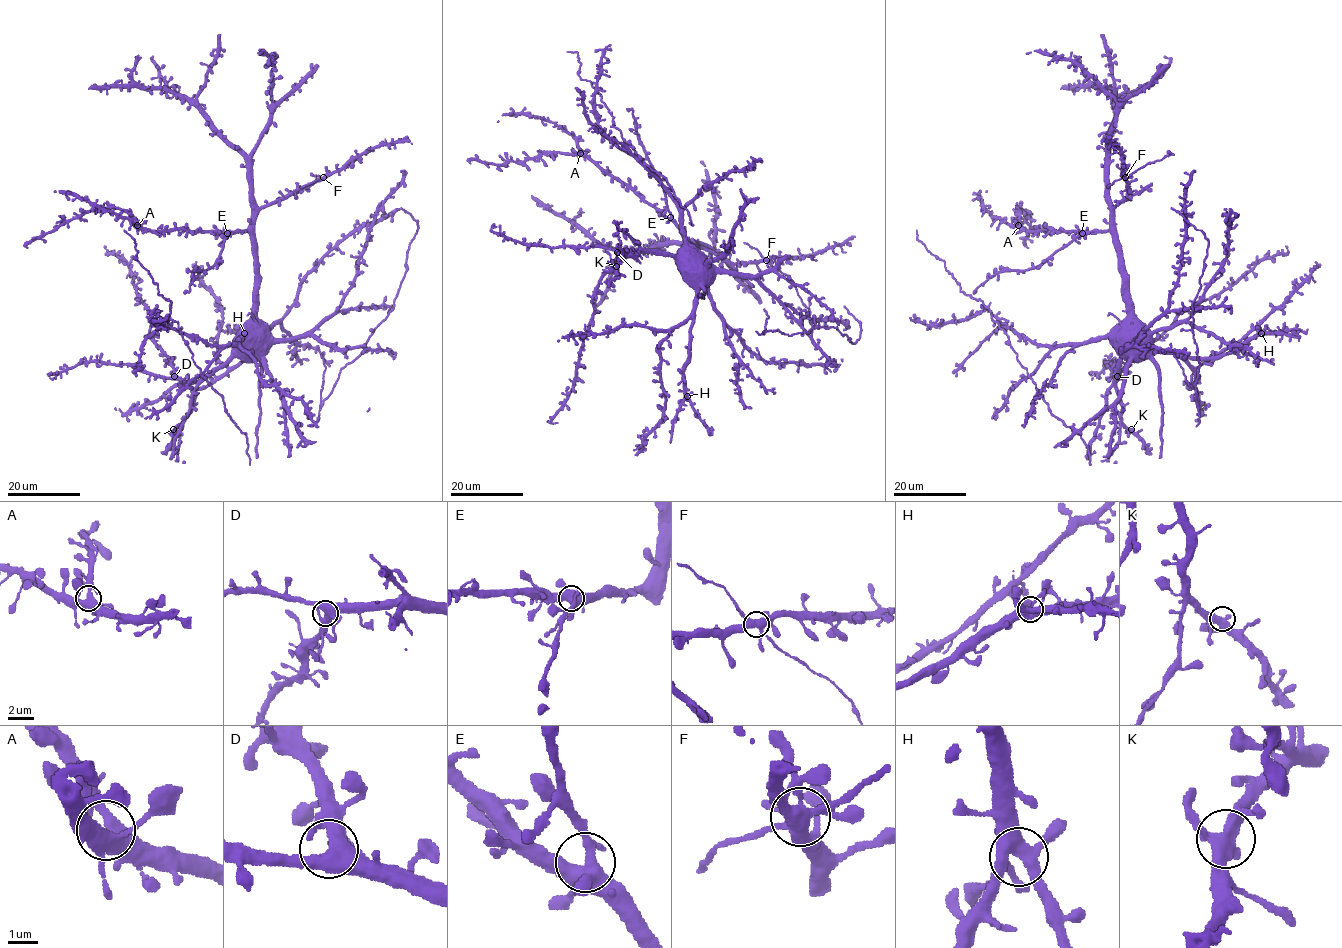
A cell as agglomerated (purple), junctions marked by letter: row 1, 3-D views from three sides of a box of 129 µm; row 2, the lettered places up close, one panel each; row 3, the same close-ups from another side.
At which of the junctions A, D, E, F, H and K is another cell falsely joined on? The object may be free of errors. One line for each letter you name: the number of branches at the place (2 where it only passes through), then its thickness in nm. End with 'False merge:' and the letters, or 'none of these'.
False merge: none of these

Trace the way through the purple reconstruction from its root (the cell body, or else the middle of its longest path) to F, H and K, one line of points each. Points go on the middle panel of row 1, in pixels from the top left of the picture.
F: (689, 256), (687, 252), (692, 251), (697, 262), (697, 249), (704, 248), (732, 262), (766, 260)
H: (689, 256), (687, 282), (696, 291), (696, 305), (690, 329), (690, 355), (684, 370), (687, 396)
K: (689, 256), (640, 252), (636, 256), (626, 256), (616, 266)

